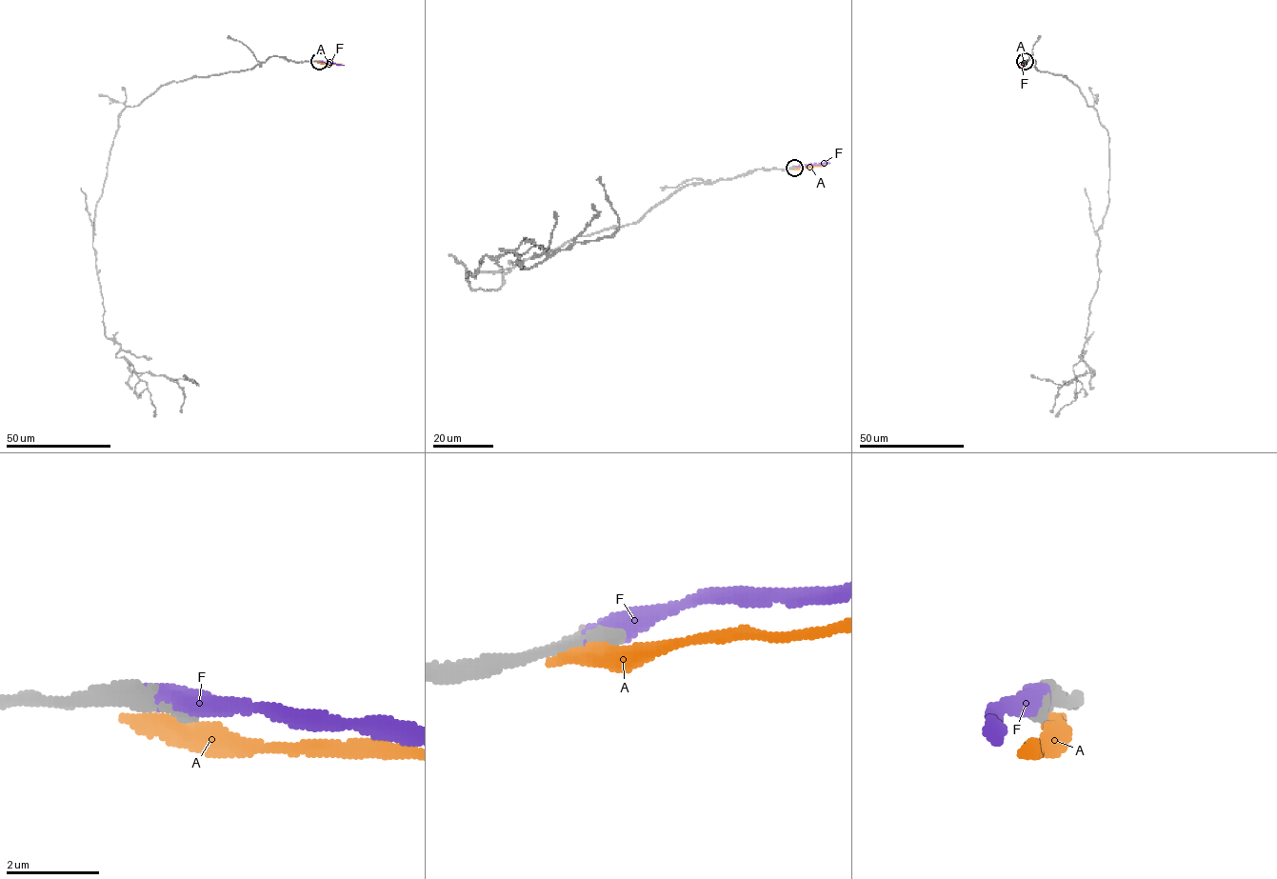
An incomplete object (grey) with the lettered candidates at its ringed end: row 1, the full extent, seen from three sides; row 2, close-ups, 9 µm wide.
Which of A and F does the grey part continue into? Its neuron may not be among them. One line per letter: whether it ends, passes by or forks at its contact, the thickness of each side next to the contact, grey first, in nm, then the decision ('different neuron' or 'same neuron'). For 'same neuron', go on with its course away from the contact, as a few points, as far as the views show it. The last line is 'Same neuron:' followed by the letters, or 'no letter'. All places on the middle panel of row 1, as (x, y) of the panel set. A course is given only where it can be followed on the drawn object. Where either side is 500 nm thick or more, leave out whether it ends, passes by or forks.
A: 480 nm thick on the grey side, 500 nm on the other; different neuron
F: 480 nm thick on the grey side, 500 nm on the other; same neuron; it runs (794, 168), (828, 163)
Same neuron: F

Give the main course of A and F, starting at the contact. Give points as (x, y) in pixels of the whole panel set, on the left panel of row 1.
A: (319, 62), (342, 64)
F: (319, 61), (343, 65)

